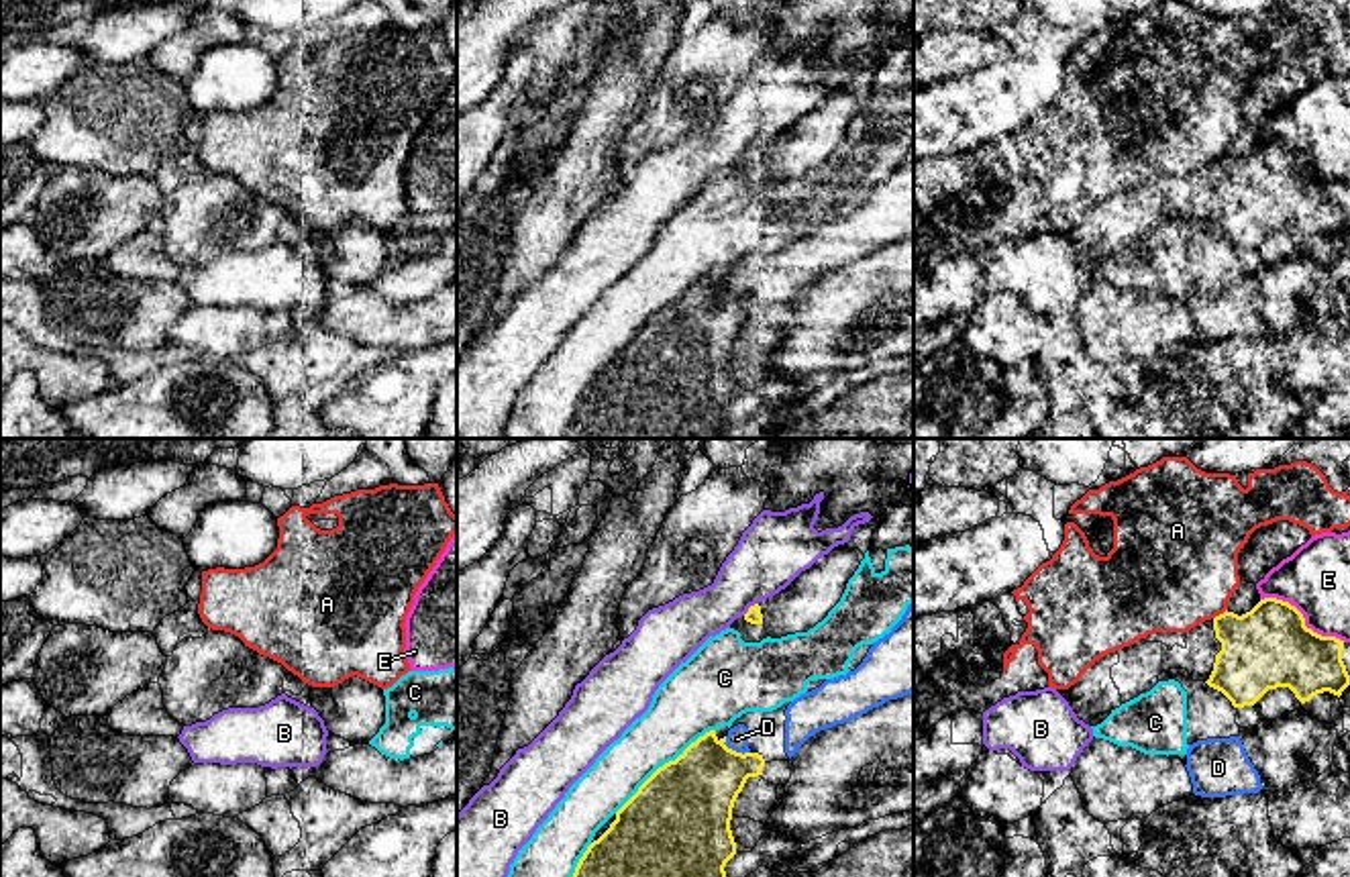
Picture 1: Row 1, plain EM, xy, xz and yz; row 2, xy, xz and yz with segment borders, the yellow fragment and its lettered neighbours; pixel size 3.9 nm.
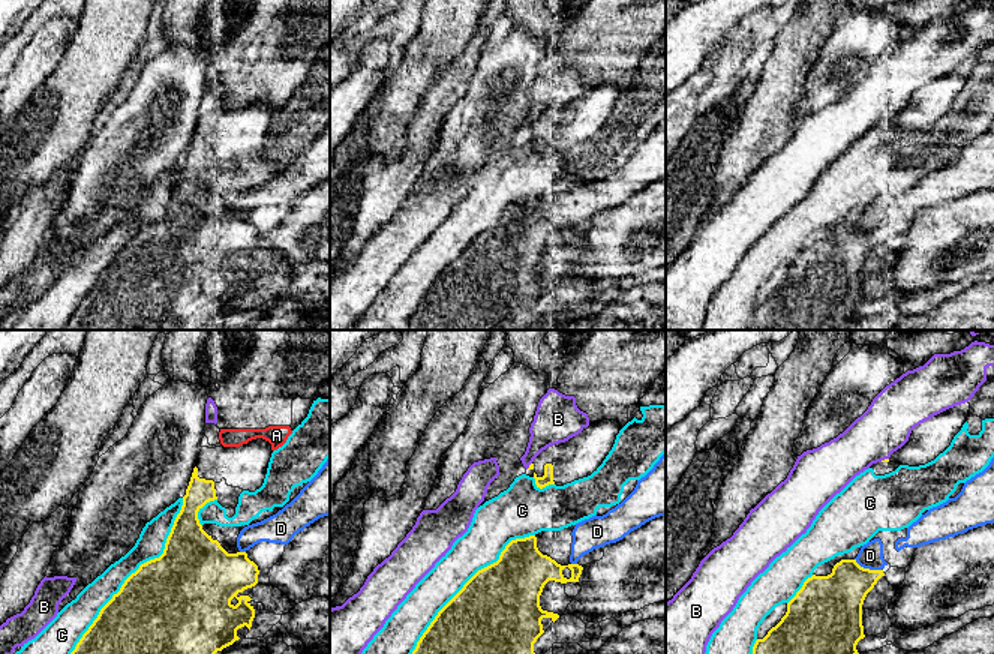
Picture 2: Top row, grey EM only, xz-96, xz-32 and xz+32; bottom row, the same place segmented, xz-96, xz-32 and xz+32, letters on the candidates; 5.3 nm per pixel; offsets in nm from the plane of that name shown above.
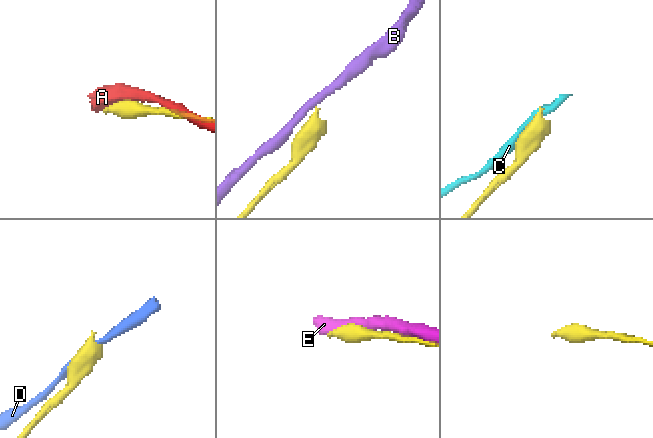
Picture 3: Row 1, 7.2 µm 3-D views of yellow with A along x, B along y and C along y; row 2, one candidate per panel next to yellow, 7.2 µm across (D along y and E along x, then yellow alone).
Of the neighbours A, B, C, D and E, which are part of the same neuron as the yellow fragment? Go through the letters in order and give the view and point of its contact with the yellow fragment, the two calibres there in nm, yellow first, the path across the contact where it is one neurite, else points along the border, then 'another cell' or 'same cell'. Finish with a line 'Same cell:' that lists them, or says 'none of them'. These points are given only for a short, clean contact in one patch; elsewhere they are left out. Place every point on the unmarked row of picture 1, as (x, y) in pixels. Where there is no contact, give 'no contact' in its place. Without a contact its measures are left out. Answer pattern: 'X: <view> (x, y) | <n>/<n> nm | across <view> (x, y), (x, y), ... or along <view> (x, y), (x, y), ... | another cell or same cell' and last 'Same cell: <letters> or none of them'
A: yz (1220, 158) | 320/480 nm | another cell
B: xz (749, 151) | 60/280 nm | another cell
C: xz (665, 306) | 420/260 nm | another cell
D: xz (735, 294) | 320/90 nm | along xz (724, 280), (731, 292), (749, 296) | another cell
E: yz (1304, 162) | 320/280 nm | another cell
Same cell: none of them

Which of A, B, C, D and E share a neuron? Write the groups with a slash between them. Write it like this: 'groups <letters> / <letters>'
groups A / B / C / D / E

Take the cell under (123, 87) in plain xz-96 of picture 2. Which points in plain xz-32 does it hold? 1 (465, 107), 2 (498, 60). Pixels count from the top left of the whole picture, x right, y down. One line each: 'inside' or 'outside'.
1: outside
2: outside

